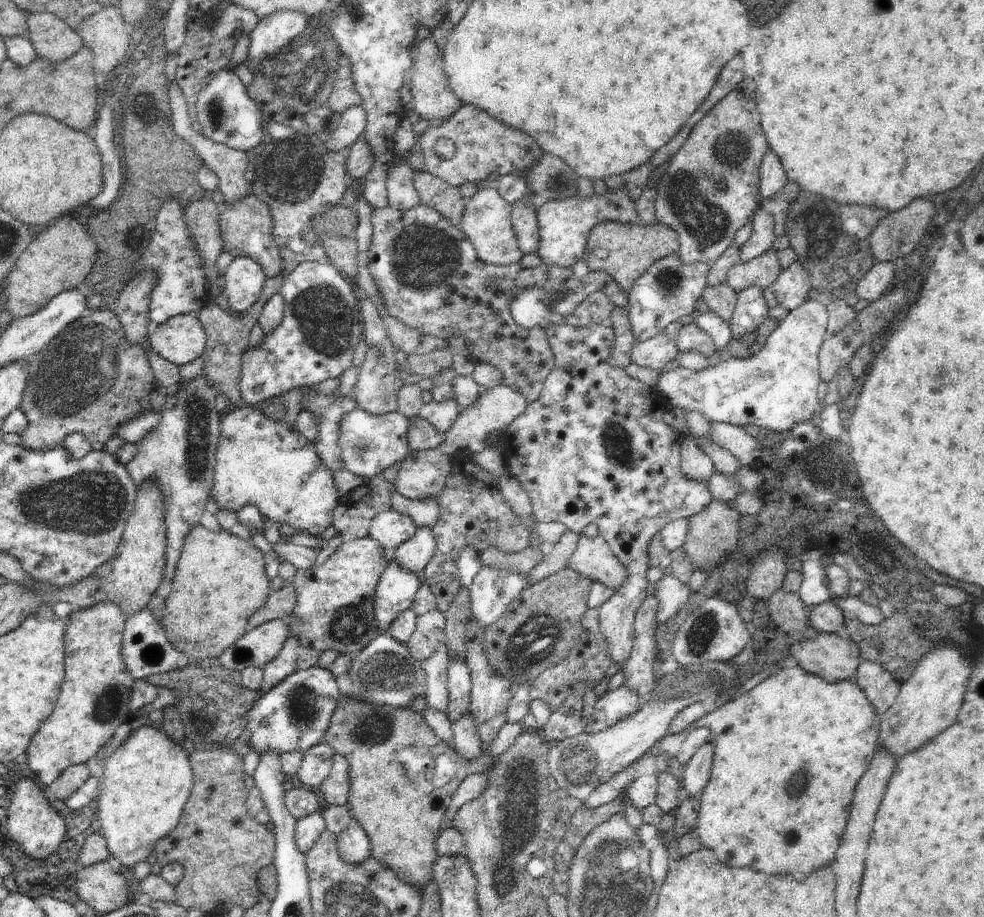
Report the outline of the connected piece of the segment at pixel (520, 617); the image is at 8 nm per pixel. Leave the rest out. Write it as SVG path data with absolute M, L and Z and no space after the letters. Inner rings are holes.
M564 568L524 589L518 599L512 600L504 614L501 614L496 622L485 628L483 649L493 667L493 678L508 677L512 683L512 692L515 693L520 686L531 683L547 668L561 663L569 655L569 652L572 652L583 633L581 620L588 610L587 600L591 583L575 570Z

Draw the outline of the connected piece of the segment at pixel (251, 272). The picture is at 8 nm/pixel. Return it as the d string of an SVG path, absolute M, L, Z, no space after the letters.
M248 256L235 257L230 265L228 265L223 277L221 278L221 292L228 299L228 310L239 315L246 312L260 296L267 278L268 274L263 270L255 258Z

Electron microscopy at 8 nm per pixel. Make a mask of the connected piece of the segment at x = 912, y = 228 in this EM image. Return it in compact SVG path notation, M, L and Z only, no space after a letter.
M916 199L908 206L899 211L889 213L883 218L869 236L870 252L872 256L880 263L895 263L898 258L905 258L910 254L916 244L920 242L928 224L936 214L934 203L931 199Z

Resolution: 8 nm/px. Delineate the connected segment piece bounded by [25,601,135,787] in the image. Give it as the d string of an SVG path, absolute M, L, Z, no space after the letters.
M106 601L78 612L71 612L65 630L65 675L52 714L44 721L26 747L28 768L38 776L40 786L50 786L70 765L86 763L102 750L117 728L127 719L128 701L135 683L121 655L123 630L127 618L116 603Z

